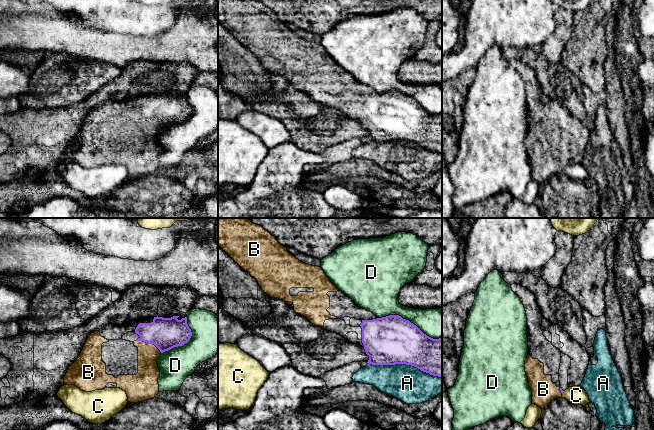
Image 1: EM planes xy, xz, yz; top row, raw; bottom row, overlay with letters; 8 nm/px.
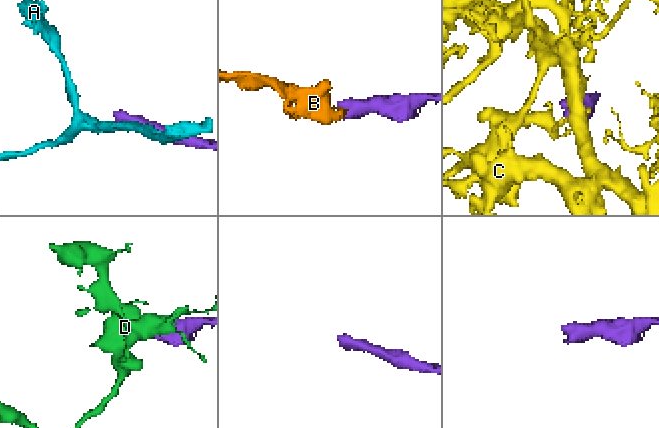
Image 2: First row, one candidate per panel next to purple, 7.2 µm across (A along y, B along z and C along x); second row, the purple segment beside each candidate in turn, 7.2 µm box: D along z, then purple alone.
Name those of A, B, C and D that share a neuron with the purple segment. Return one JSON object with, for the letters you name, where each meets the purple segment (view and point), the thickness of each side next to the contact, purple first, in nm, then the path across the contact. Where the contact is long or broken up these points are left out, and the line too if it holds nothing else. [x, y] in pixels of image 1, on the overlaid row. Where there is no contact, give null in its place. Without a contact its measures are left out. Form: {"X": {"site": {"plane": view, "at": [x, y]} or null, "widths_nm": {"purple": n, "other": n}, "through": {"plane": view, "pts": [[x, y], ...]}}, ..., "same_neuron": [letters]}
{"B": {"site": {"plane": "xy", "at": [149, 343]}, "widths_nm": {"purple": 260, "other": 180}}, "same_neuron": ["B"]}

